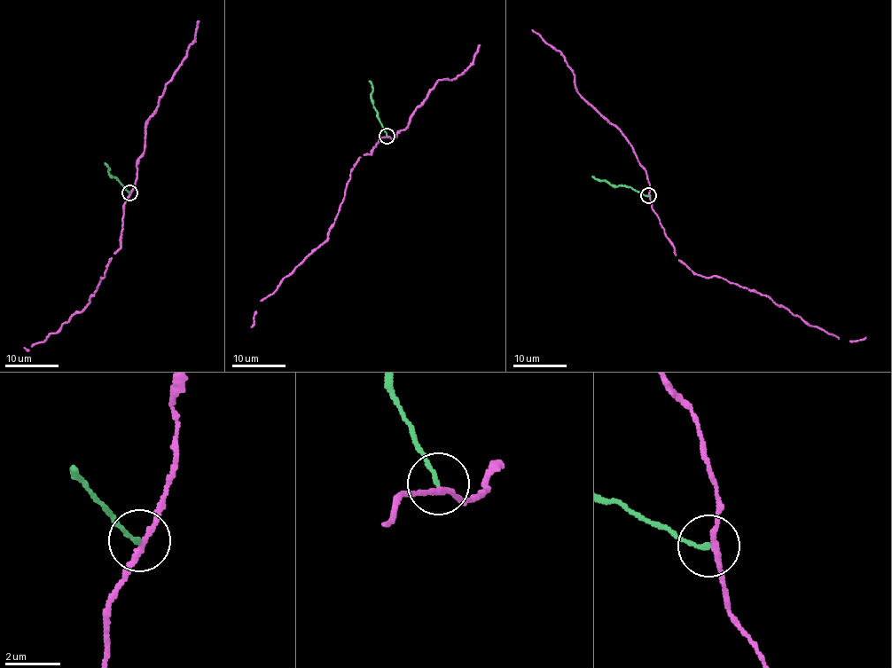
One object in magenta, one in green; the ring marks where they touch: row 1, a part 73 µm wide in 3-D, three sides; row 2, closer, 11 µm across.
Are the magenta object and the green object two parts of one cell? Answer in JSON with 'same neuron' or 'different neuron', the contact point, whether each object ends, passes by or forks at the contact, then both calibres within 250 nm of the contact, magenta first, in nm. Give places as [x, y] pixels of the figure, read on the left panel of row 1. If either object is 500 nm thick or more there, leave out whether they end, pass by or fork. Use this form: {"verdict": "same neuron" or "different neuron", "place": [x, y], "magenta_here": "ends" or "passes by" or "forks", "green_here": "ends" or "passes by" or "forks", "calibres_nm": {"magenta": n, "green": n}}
{"verdict": "different neuron", "place": [129, 192], "magenta_here": "passes by", "green_here": "ends", "calibres_nm": {"magenta": 180, "green": 150}}

